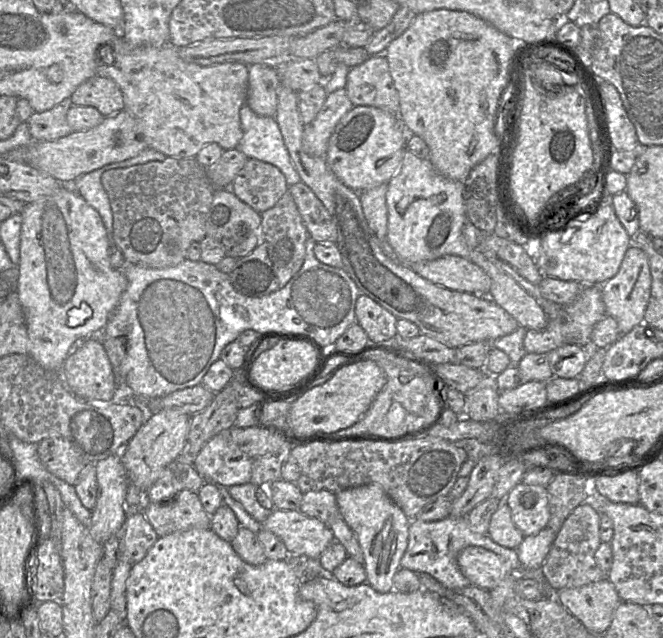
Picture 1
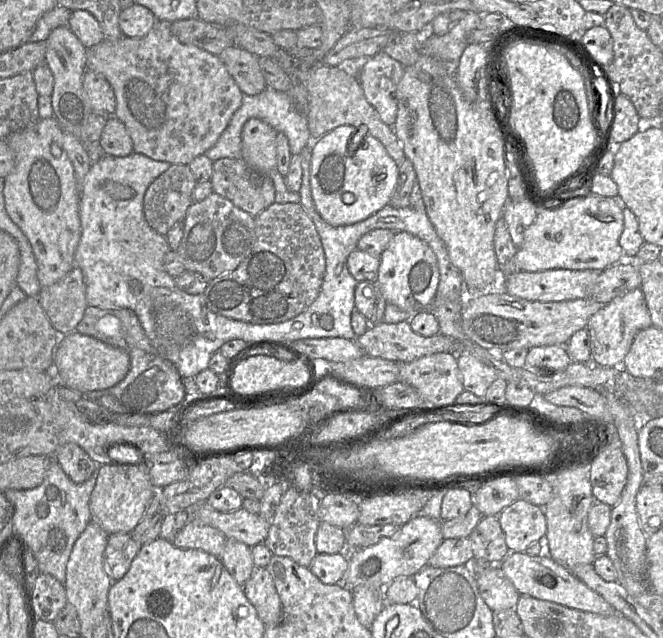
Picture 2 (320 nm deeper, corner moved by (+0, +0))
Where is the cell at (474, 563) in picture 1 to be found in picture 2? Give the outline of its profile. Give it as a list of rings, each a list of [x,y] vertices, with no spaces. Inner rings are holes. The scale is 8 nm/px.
[[[510,552],[498,565],[520,596],[528,595],[539,600],[553,602],[571,609],[603,616],[610,616],[618,613],[613,606],[607,603],[599,594],[577,579],[570,570],[556,563],[550,557],[538,555],[528,556],[524,552]]]

